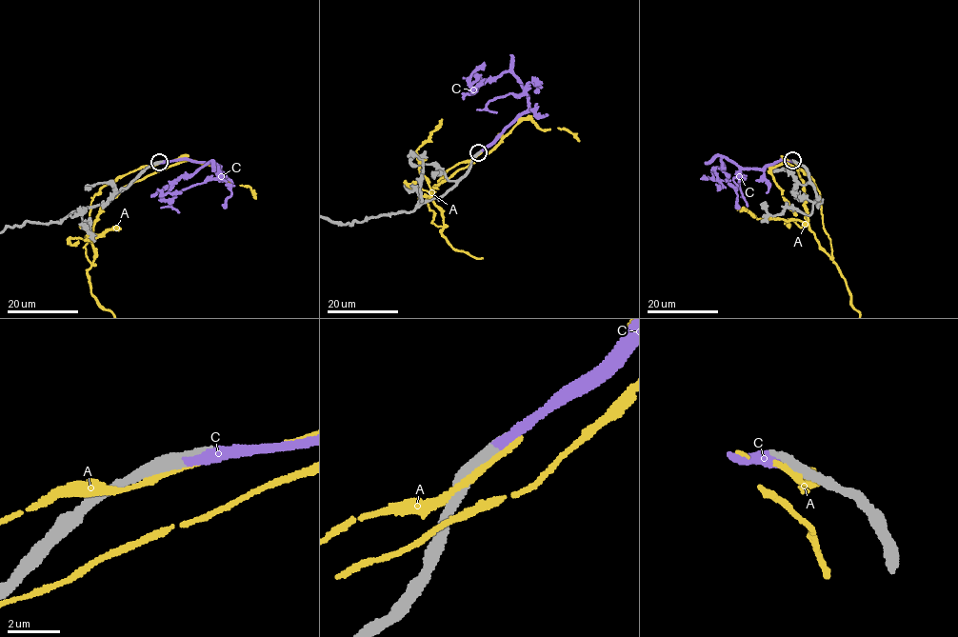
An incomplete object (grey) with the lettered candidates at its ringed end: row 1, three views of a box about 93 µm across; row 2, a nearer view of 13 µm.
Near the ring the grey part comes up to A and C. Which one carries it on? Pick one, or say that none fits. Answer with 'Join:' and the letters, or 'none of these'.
Join: C

